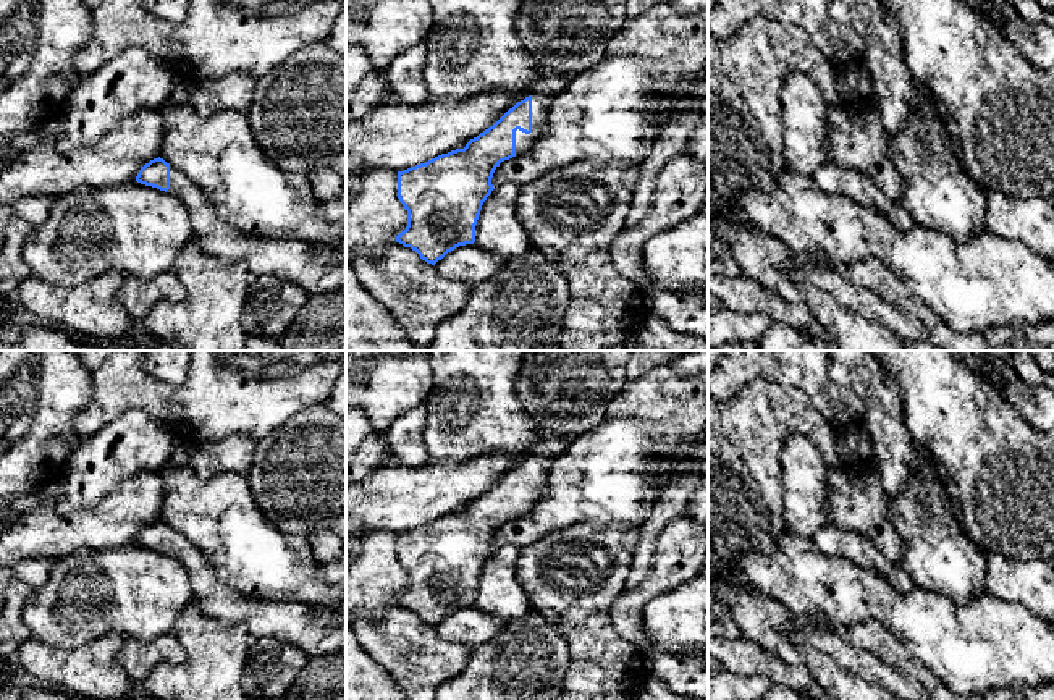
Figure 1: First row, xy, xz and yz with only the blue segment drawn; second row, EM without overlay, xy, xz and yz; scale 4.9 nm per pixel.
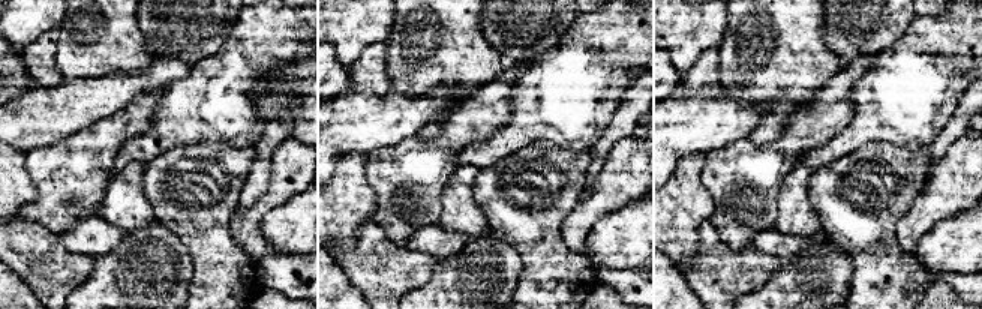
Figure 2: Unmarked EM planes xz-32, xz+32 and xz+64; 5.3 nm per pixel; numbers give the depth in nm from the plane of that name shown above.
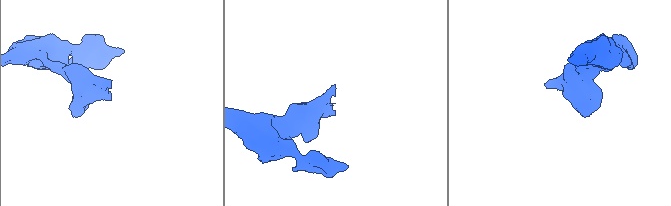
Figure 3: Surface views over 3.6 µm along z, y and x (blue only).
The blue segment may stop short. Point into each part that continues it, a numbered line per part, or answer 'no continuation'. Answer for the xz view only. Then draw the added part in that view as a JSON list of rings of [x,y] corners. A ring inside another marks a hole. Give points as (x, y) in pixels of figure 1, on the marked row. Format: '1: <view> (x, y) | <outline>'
1: xz (540, 104) | [[[532,95],[532,133],[525,134],[522,131],[516,131],[516,155],[525,154],[532,144],[543,134],[546,113],[551,105],[551,95]]]

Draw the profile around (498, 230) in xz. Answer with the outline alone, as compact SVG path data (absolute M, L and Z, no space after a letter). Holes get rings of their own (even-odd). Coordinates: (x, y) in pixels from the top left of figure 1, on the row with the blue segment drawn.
M506 181L495 188L482 205L475 225L475 244L503 259L530 251L530 239L516 213L521 184Z

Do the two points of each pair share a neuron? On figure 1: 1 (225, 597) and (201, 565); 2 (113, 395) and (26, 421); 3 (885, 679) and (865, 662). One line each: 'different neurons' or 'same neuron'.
1: same neuron
2: different neurons
3: same neuron

